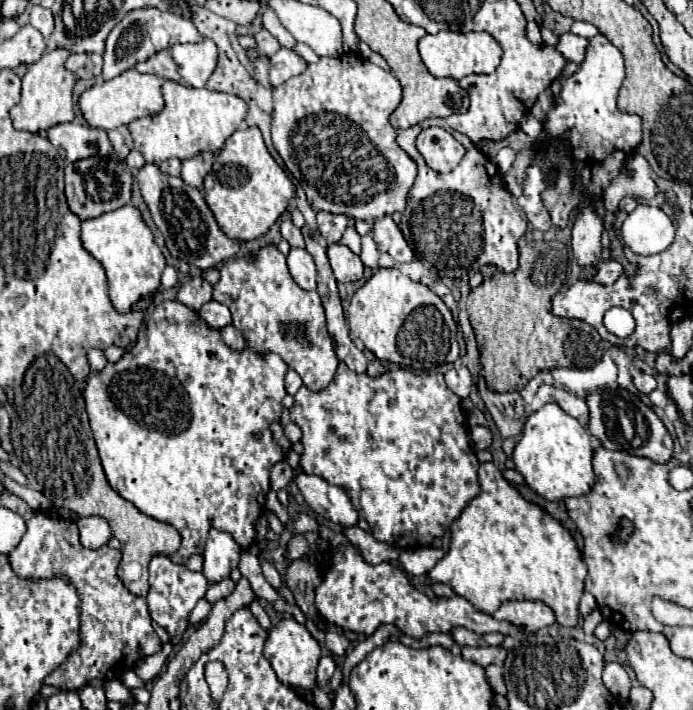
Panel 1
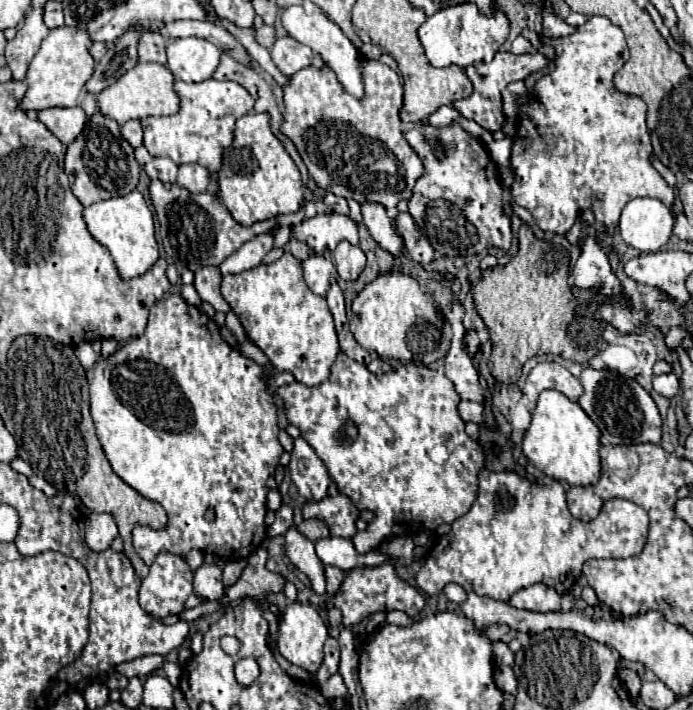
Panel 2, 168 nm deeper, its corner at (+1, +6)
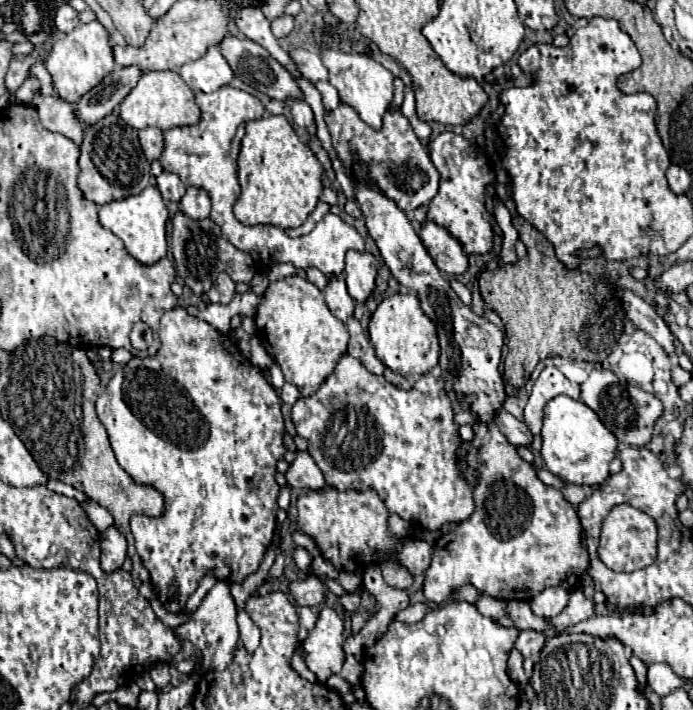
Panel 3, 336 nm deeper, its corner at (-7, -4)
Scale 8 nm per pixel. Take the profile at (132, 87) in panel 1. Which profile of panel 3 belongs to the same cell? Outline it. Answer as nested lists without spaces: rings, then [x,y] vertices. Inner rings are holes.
[[[146,72],[140,82],[132,88],[132,92],[120,104],[120,118],[140,130],[146,126],[156,126],[160,130],[170,130],[176,126],[190,126],[200,120],[200,108],[194,102],[192,90],[184,84],[184,80],[176,72]]]

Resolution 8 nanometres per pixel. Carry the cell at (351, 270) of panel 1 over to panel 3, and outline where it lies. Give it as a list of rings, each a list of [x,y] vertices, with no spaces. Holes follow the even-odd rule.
[[[356,250],[346,252],[344,280],[348,284],[348,294],[356,302],[366,302],[366,298],[370,296],[376,280],[376,270],[378,262],[370,252],[356,252]]]

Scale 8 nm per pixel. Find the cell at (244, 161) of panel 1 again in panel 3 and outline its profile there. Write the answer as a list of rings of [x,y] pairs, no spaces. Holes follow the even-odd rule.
[[[262,116],[246,124],[246,136],[238,154],[238,180],[242,196],[234,204],[234,216],[246,224],[272,224],[296,228],[304,224],[322,196],[324,168],[310,146],[296,134],[286,116]]]

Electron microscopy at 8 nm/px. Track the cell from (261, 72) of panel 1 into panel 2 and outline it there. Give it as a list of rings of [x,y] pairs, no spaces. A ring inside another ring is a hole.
[[[262,26],[256,30],[256,42],[264,48],[270,48],[276,40],[276,30],[272,26]]]

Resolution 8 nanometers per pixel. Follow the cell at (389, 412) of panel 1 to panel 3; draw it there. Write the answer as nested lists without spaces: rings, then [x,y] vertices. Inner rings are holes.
[[[342,354],[334,372],[320,384],[318,392],[296,400],[292,420],[296,432],[308,440],[308,452],[322,470],[328,486],[338,490],[374,488],[392,514],[418,522],[428,530],[438,530],[450,522],[458,524],[474,512],[472,486],[458,472],[458,424],[454,422],[452,404],[440,378],[424,374],[415,381],[412,390],[402,390],[386,382],[384,376],[368,372],[358,358]]]

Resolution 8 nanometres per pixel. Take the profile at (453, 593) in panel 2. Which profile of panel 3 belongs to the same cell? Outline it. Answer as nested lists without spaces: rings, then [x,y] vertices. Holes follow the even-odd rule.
[[[480,596],[480,600],[476,602],[478,610],[494,620],[506,616],[506,602],[504,600],[498,600],[498,598],[492,598],[492,596]]]

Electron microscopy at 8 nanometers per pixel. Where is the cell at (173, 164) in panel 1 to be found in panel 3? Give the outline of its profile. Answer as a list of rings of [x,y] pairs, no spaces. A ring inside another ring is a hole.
[[[162,172],[162,174],[156,178],[156,184],[158,184],[158,190],[162,192],[162,198],[164,198],[164,200],[180,202],[180,198],[182,198],[184,192],[186,192],[186,186],[182,184],[182,180],[180,180],[176,174],[170,174],[170,172]]]

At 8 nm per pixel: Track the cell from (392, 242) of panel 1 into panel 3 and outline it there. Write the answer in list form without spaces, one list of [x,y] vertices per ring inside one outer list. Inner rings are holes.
[[[426,222],[420,230],[420,240],[444,274],[452,276],[466,272],[468,256],[462,252],[462,244],[458,244],[442,226]]]

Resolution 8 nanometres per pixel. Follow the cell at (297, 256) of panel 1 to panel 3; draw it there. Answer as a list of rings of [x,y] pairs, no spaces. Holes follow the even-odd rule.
[[[330,278],[328,286],[324,290],[324,298],[328,308],[332,310],[332,314],[346,322],[352,314],[354,314],[354,300],[350,298],[350,294],[346,292],[346,282],[340,278]]]

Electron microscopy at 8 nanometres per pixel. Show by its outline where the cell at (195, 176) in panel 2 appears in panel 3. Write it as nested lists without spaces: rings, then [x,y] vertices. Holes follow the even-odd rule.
[[[188,188],[180,200],[180,212],[190,220],[206,220],[210,216],[210,198],[200,188]]]

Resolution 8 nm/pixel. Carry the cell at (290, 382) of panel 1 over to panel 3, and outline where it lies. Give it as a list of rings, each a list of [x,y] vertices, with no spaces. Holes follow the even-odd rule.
[[[284,384],[282,386],[282,390],[280,390],[280,398],[282,398],[282,402],[288,402],[288,404],[294,404],[298,398],[300,398],[300,392],[298,392],[298,388],[294,386],[294,384]]]

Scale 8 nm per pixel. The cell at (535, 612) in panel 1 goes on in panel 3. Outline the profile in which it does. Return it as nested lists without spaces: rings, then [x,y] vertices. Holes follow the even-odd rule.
[[[560,586],[558,588],[546,588],[536,598],[530,600],[530,608],[536,616],[552,618],[568,606],[568,600],[570,600],[570,594],[564,588],[560,588]]]

